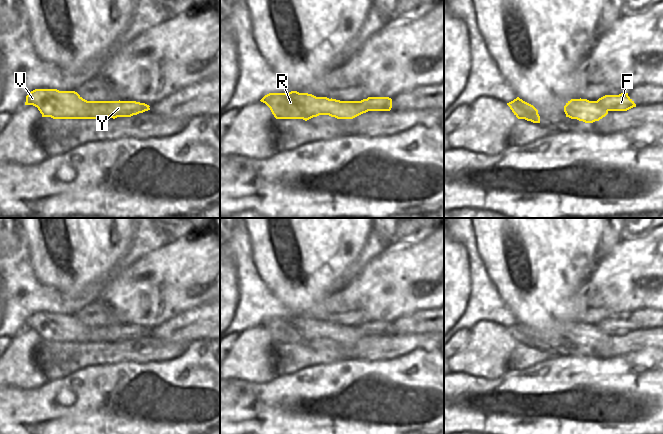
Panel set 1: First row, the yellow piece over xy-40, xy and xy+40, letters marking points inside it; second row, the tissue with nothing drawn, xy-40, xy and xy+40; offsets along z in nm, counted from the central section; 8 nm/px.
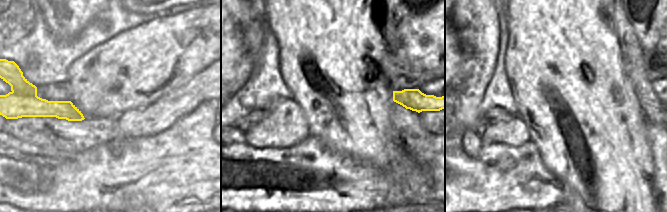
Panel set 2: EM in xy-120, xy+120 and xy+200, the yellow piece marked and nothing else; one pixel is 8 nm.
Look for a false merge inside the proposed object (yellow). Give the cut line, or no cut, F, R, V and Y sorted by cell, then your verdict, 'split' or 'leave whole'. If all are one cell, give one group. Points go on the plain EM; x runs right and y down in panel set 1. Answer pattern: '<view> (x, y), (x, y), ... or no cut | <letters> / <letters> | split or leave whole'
no cut | F R V Y | leave whole

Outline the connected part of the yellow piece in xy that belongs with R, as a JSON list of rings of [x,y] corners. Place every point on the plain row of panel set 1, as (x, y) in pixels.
[[[269,317],[261,324],[276,343],[303,343],[329,339],[337,343],[353,343],[368,335],[390,335],[389,321],[368,321],[361,325],[340,325],[327,321],[316,321],[308,317]]]

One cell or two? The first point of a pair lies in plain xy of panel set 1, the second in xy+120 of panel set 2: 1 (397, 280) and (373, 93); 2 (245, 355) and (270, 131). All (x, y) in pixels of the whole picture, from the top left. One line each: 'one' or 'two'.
1: two
2: one

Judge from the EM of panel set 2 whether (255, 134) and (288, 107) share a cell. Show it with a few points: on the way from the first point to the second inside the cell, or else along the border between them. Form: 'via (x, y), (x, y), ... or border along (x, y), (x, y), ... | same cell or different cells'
via (263, 132), (280, 115) | same cell

